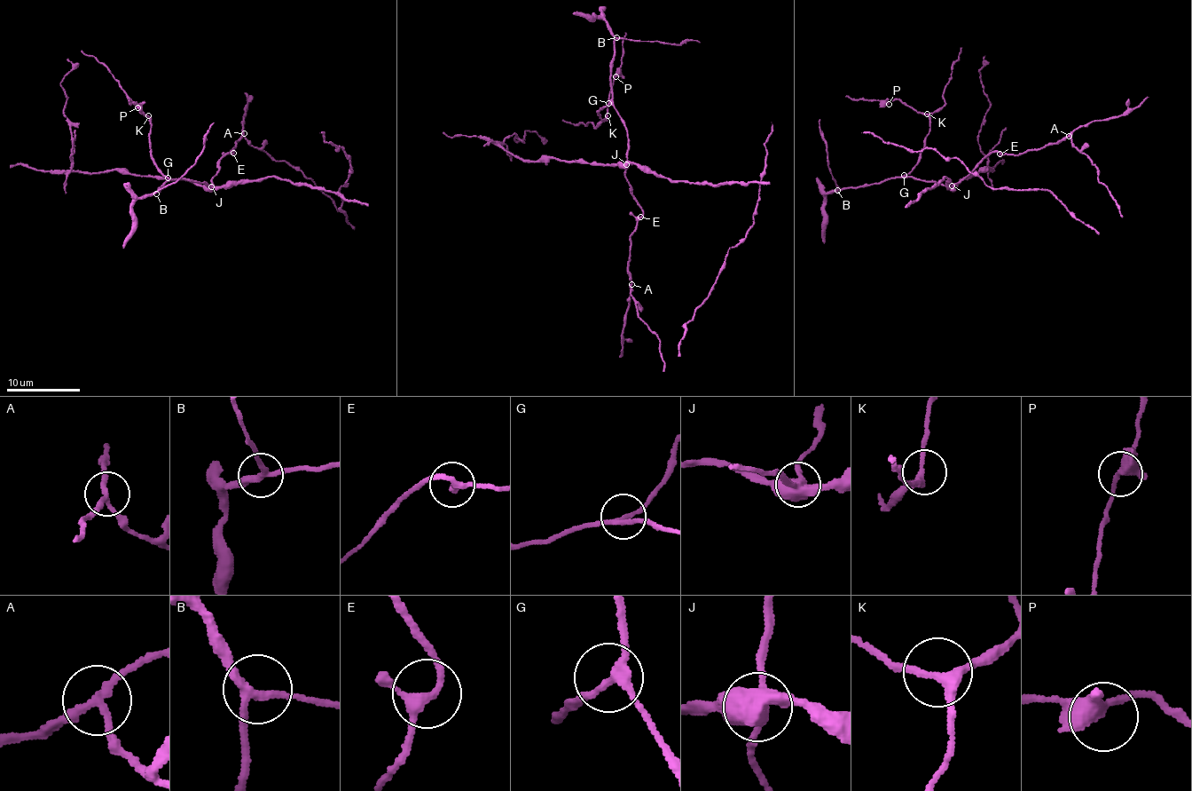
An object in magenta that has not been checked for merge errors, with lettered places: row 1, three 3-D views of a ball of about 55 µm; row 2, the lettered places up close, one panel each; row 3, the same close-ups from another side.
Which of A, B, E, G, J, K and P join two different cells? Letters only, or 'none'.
A, J

